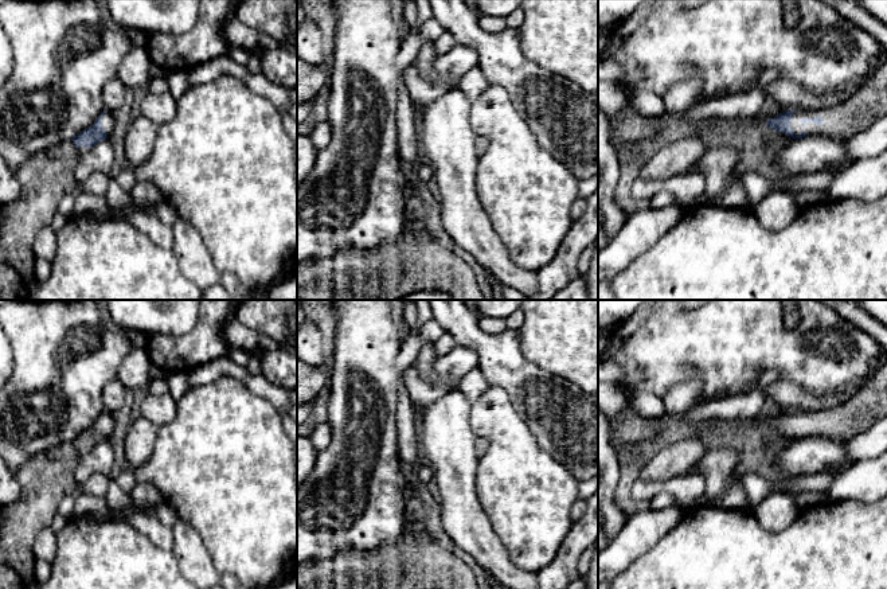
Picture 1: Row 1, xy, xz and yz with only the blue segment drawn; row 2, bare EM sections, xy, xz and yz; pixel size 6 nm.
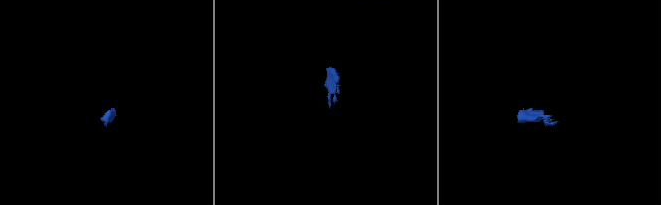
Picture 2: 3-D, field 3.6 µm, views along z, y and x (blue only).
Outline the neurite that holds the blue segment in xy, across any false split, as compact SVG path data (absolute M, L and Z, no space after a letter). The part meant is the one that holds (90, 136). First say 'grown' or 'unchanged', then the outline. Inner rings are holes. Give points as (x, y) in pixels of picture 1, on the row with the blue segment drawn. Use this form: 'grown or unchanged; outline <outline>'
grown; outline M103 110L94 124L71 140L51 145L31 156L15 172L20 196L15 203L0 204L0 262L11 265L28 285L36 282L34 242L50 226L63 195L79 187L74 171L79 156L108 139L114 117Z

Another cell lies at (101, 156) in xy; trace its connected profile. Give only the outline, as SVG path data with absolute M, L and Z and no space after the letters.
M108 139L97 143L89 152L79 156L74 175L81 184L87 176L94 172L109 173L114 163L116 149Z

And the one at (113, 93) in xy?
M117 77L106 82L102 97L108 112L113 113L125 104L126 86Z

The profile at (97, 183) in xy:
M94 172L79 184L79 188L89 194L105 195L110 180L109 173Z

